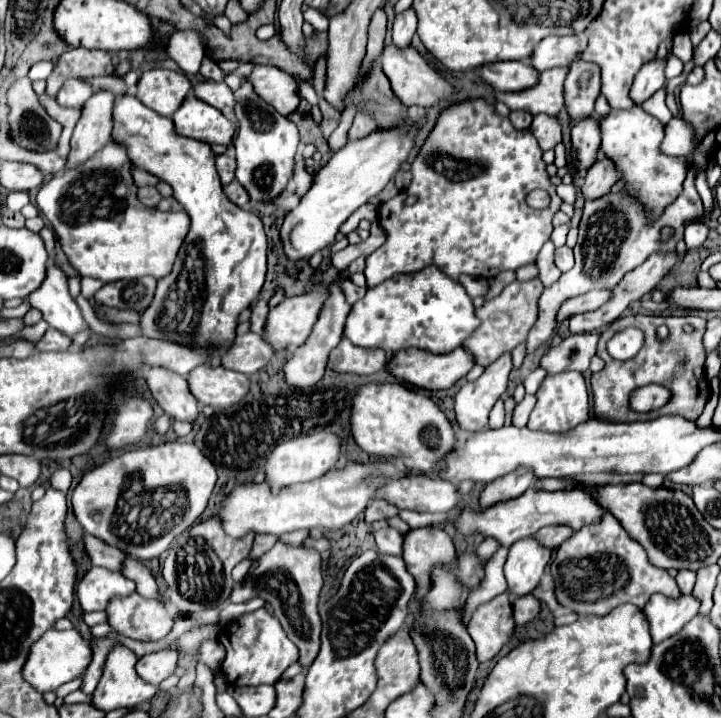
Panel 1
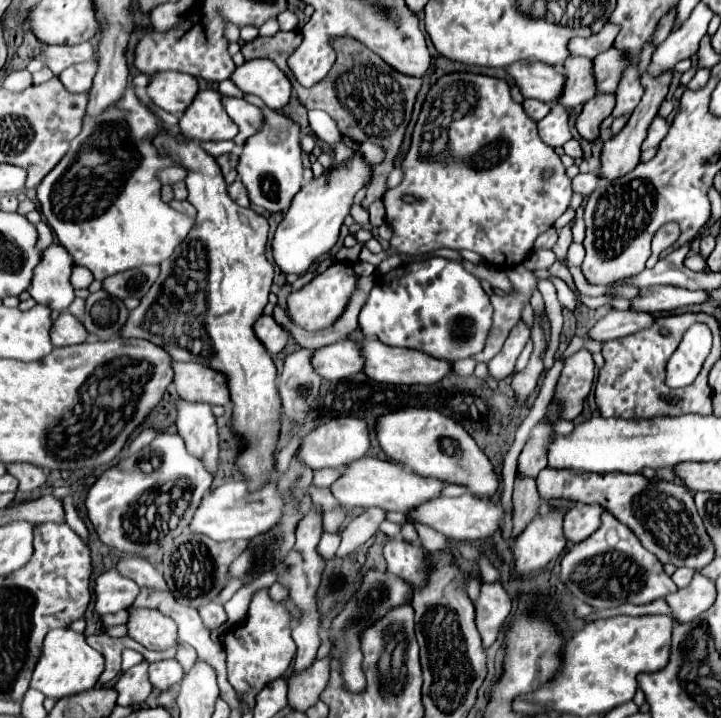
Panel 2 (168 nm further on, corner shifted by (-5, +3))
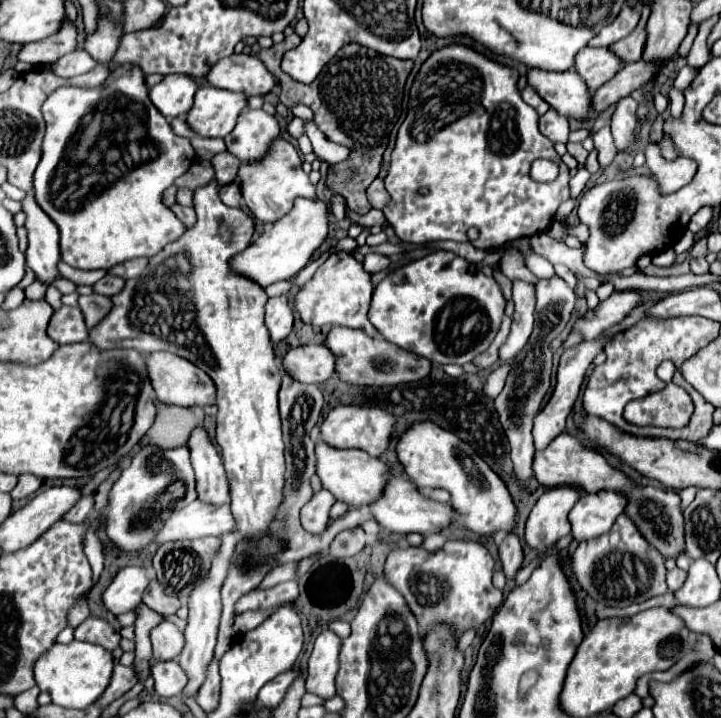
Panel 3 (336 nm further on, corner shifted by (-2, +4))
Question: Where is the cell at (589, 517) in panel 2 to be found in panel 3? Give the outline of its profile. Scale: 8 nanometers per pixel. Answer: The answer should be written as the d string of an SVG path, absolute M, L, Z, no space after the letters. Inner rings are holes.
M619 490L585 492L569 512L577 542L601 536L611 530L615 520L627 510L627 496Z

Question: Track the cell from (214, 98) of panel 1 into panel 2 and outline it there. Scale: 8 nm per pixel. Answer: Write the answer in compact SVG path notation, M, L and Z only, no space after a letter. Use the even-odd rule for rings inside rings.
M226 95L222 97L222 105L224 105L226 113L230 115L230 119L240 127L240 133L234 137L234 141L238 145L244 145L244 141L260 129L260 123L262 123L260 109L246 103L244 99L226 97Z

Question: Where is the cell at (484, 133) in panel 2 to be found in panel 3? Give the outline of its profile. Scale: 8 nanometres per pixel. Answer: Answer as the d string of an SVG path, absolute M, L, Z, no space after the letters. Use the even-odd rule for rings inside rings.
M449 44L449 46L443 46L439 50L435 50L419 68L415 80L413 80L413 86L411 86L411 96L409 96L409 108L407 108L407 116L399 128L399 134L397 134L397 144L393 148L393 154L391 154L391 166L389 166L389 174L385 176L385 188L387 192L391 194L391 200L389 204L383 208L383 214L387 218L387 222L395 228L395 234L399 236L399 240L403 242L413 242L413 244L423 244L423 242L431 242L431 240L455 240L455 242L469 242L469 236L467 236L467 230L469 228L477 228L479 230L479 238L473 240L471 244L475 248L481 248L481 250L493 250L493 248L499 248L503 246L505 242L509 240L515 240L515 238L523 238L523 236L533 236L537 232L545 232L553 218L555 218L555 212L559 208L561 202L565 202L569 198L569 168L563 164L563 160L557 156L555 148L553 148L553 142L549 138L545 138L539 128L537 128L537 120L539 120L539 114L523 102L521 98L521 92L517 88L517 80L519 80L519 72L515 68L509 68L509 66L503 66L495 60L491 60L489 56L485 54L479 54L477 50L469 48L469 46L463 46L463 44ZM537 158L547 158L551 162L555 162L559 166L559 176L551 182L535 182L531 176L529 176L529 168L531 168L531 162L537 160Z

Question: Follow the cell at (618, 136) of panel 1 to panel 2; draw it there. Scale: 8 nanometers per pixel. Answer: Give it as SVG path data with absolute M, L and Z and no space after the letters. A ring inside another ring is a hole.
M656 117L648 127L648 135L646 135L644 143L642 143L642 151L654 147L654 143L660 143L668 131L670 131L670 123L666 119L662 119L662 117Z

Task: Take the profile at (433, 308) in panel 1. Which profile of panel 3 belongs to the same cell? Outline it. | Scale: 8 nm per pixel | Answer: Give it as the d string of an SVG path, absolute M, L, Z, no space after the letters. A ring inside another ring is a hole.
M437 250L433 254L427 254L419 260L409 262L407 266L383 278L375 288L371 308L369 308L369 318L371 318L371 324L375 324L375 328L379 330L379 334L385 340L397 344L399 348L409 350L417 356L429 358L431 362L437 362L437 364L463 366L471 362L477 354L489 348L495 334L499 332L501 320L505 316L505 306L507 306L507 300L495 278L485 276L479 266L467 262L465 258L453 252Z

